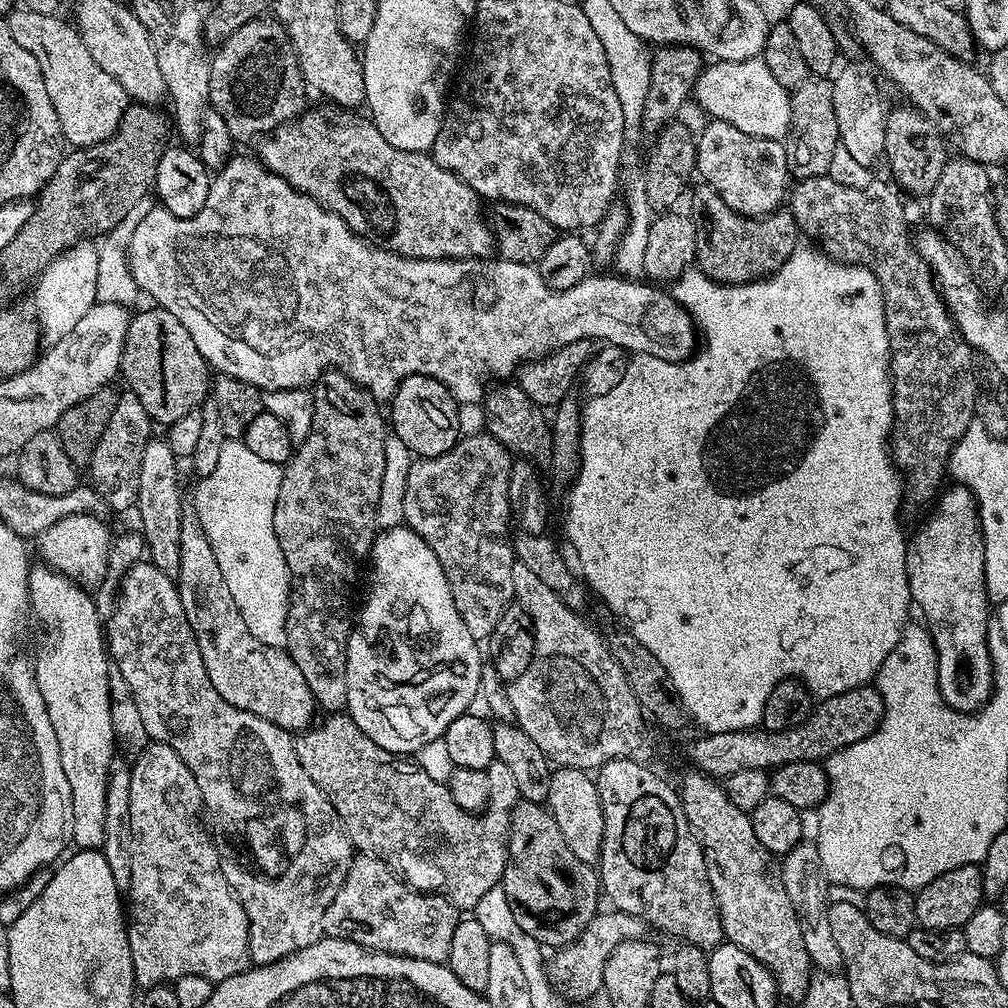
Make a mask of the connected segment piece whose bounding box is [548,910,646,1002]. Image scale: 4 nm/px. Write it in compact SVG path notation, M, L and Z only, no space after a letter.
M615 910L597 911L595 918L586 926L586 930L573 944L568 944L551 957L548 964L548 975L552 983L569 1001L588 1000L595 992L599 993L604 986L604 971L610 954L619 944L628 940L638 940L645 935L646 925L637 916Z

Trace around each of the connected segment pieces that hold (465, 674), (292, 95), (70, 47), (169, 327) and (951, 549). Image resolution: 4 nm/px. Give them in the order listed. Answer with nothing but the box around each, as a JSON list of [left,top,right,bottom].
[[346,526,480,754],[210,18,305,141],[6,6,130,149],[119,306,210,426],[906,486,992,712]]

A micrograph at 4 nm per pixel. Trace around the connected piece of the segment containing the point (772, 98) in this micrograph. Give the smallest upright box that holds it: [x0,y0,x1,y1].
[694,59,792,141]

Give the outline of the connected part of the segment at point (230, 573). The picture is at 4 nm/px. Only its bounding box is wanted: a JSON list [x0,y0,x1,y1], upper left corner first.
[194,439,292,649]

